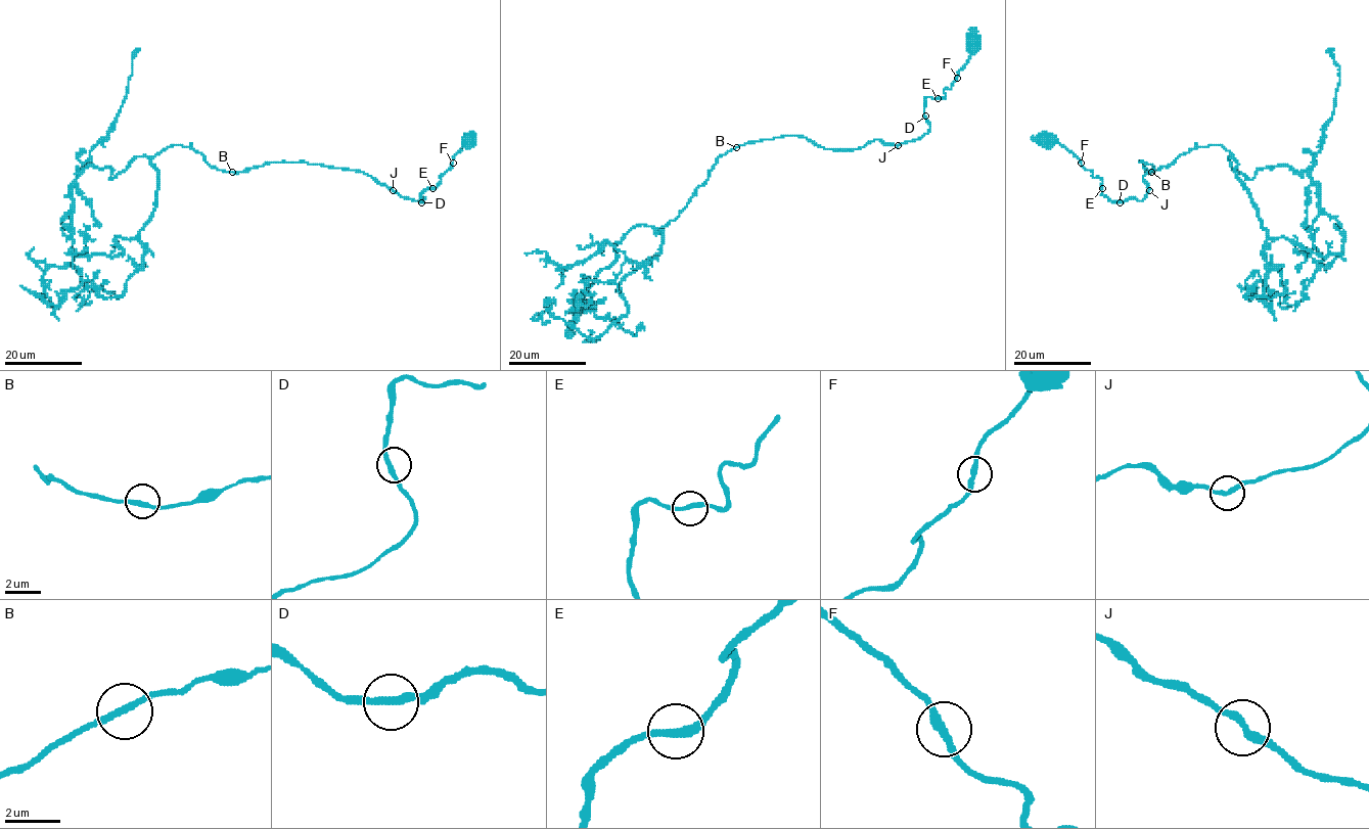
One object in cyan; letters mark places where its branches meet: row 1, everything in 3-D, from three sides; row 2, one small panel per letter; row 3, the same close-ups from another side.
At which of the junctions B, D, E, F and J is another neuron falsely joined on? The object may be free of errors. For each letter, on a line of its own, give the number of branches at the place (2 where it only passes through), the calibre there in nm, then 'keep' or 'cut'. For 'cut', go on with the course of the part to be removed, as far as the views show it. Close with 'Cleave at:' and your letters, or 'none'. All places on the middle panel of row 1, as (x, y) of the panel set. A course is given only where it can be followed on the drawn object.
B: branches 2; calibre 240 nm; keep
D: branches 2; calibre 280 nm; keep
E: branches 2; calibre 260 nm; keep
F: branches 2; calibre 280 nm; keep
J: branches 2; calibre 260 nm; keep
Cleave at: none

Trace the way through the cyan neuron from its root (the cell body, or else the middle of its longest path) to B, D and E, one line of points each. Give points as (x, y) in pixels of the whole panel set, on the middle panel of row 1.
B: (974, 43), (945, 98), (925, 98), (930, 129), (916, 140), (829, 149), (782, 136), (736, 147)
D: (974, 43), (974, 52), (952, 87), (944, 90), (945, 98), (925, 98), (925, 116)
E: (974, 43), (974, 52), (952, 87), (944, 90), (945, 98), (938, 98)

